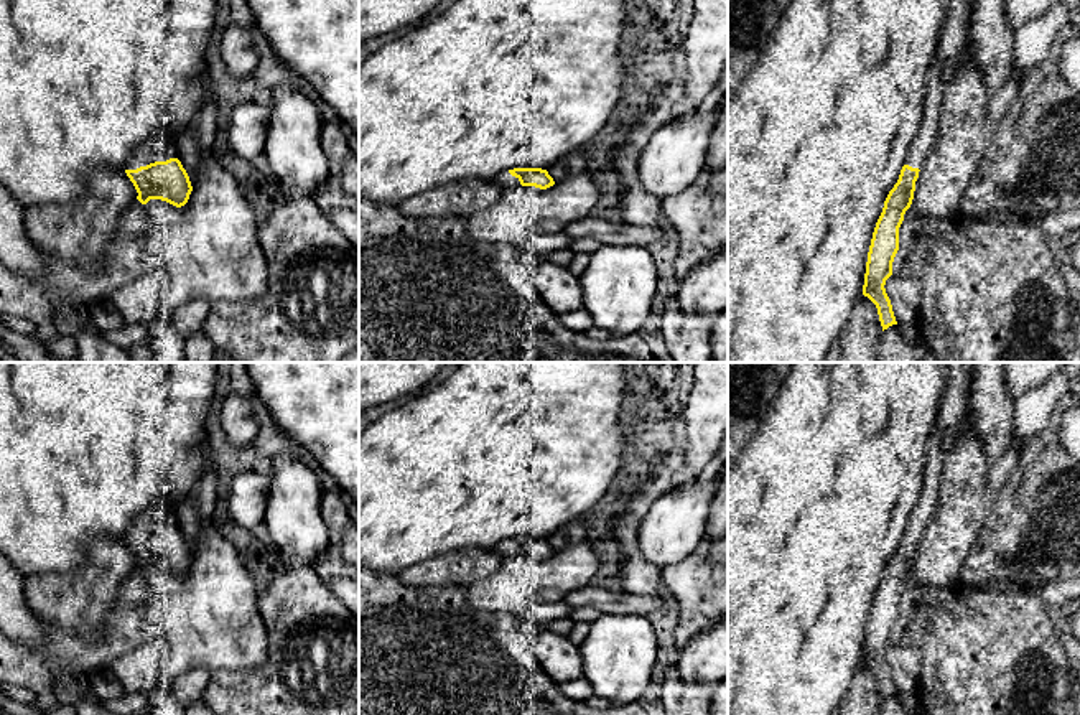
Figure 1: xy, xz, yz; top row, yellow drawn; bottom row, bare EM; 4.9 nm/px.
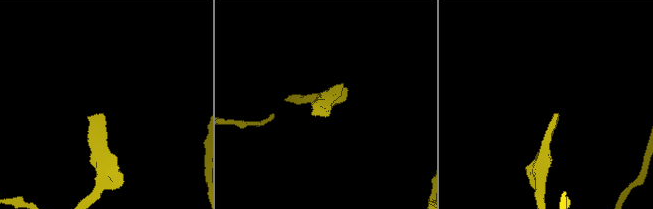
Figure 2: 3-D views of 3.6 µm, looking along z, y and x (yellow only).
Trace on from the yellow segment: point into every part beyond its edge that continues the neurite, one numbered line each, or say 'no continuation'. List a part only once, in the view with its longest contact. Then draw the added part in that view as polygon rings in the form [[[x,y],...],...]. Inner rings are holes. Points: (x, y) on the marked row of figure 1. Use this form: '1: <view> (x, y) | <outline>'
1: xy (162, 147) | [[[161,125],[158,132],[142,142],[127,163],[127,170],[137,170],[155,161],[178,158],[176,137],[168,125]]]

